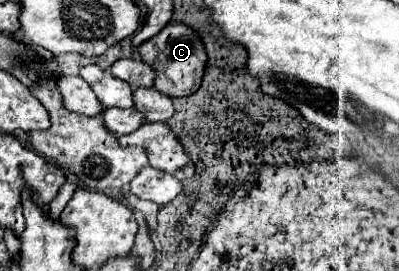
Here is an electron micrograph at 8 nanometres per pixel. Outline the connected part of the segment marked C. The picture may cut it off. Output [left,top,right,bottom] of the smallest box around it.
[137,23,205,97]

